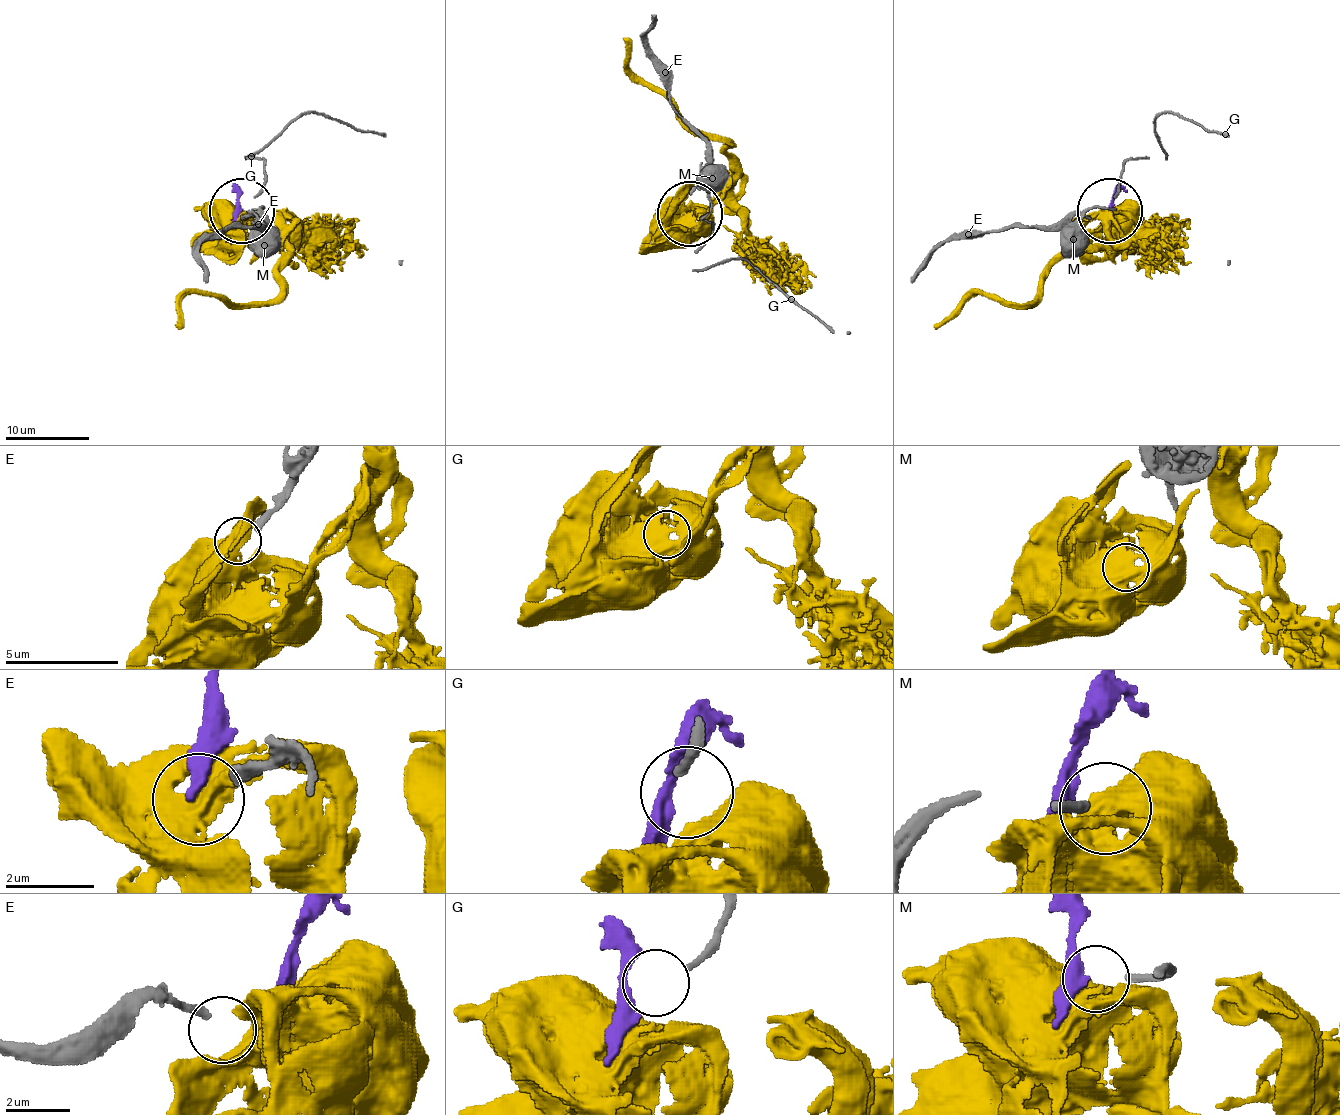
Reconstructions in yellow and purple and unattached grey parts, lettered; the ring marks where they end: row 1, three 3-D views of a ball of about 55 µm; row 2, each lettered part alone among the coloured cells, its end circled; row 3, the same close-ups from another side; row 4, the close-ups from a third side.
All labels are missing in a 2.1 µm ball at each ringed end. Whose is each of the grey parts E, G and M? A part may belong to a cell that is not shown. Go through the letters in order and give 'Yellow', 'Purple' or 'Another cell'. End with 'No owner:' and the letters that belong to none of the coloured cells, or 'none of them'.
E: Purple
G: Another cell
M: Another cell
No owner: G, M

